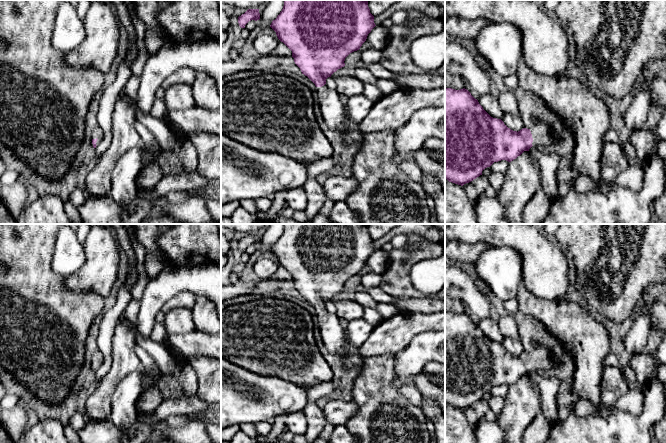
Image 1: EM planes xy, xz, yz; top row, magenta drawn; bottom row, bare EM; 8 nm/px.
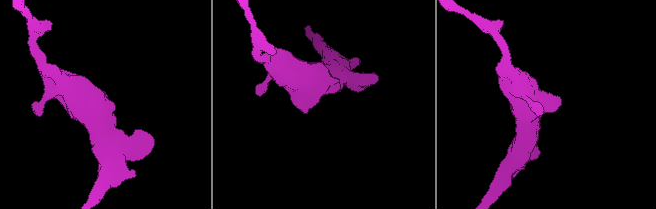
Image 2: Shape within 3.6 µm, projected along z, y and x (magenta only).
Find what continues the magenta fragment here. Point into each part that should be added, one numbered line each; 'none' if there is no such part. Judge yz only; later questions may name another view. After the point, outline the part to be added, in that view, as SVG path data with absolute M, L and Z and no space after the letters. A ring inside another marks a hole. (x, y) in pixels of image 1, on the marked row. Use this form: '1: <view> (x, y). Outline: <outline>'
1: yz (542, 134). Outline: M541 122L530 128L533 142L532 145L550 145L556 142L555 134L553 133L551 126L547 122Z

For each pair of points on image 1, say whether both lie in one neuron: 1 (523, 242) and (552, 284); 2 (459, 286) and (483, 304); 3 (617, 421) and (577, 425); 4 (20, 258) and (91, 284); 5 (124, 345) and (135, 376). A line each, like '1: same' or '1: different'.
1: same
2: same
3: same
4: different
5: different

